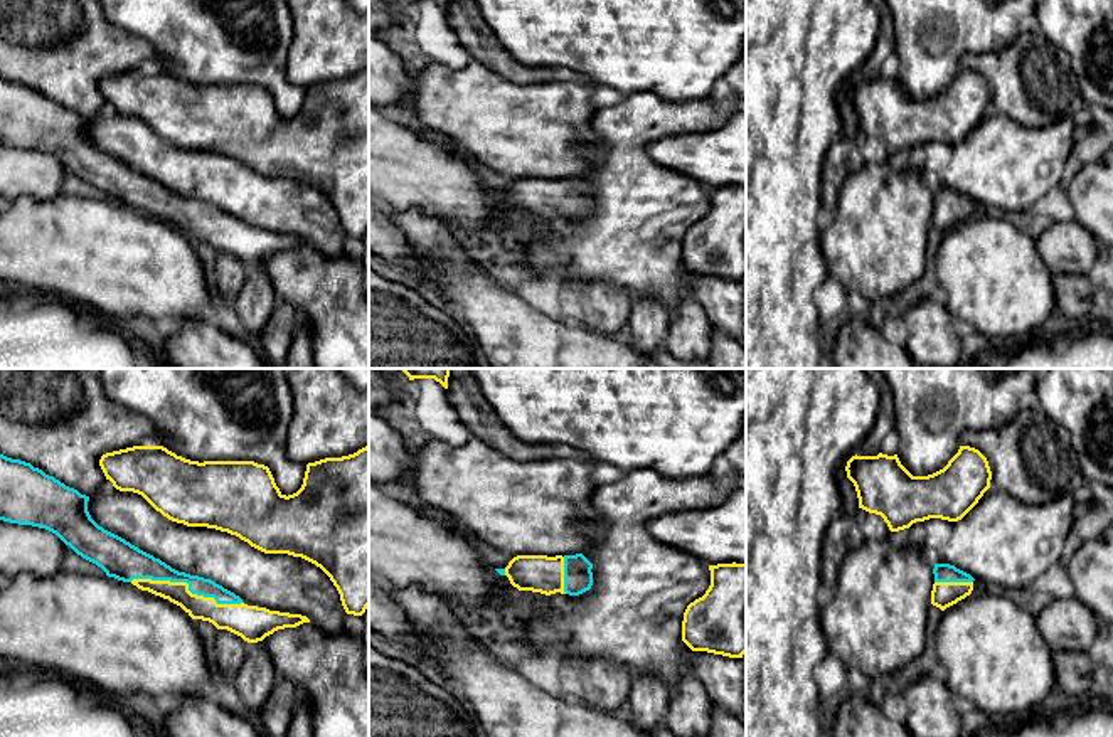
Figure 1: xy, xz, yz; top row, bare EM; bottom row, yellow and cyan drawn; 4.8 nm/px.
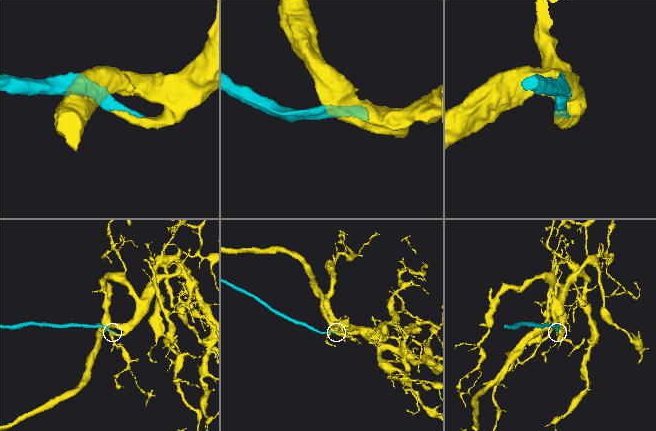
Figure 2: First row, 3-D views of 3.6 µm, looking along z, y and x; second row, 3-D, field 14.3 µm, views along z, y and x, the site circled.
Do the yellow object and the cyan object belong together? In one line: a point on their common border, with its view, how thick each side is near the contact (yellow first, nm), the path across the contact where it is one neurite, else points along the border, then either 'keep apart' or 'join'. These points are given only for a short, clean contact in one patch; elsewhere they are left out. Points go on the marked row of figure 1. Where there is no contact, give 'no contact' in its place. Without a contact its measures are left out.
xy (187, 584) | 130/130 nm | join

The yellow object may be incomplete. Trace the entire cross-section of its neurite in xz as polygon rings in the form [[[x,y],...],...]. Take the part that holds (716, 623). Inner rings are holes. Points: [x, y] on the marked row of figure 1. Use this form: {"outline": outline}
{"outline": [[[746,564],[709,565],[711,586],[684,612],[682,641],[692,651],[746,653]]]}

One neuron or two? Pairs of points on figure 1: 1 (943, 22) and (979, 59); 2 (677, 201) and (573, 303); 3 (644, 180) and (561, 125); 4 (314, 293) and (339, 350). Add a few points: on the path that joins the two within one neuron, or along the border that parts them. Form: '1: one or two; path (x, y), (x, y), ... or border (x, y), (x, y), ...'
1: two; border (1011, 42), (989, 51), (967, 51), (958, 66)
2: two; border (563, 283), (610, 283), (623, 288), (632, 296)
3: two; border (595, 115), (591, 128), (603, 159), (583, 177)
4: one; path (327, 307), (339, 318), (339, 337)

